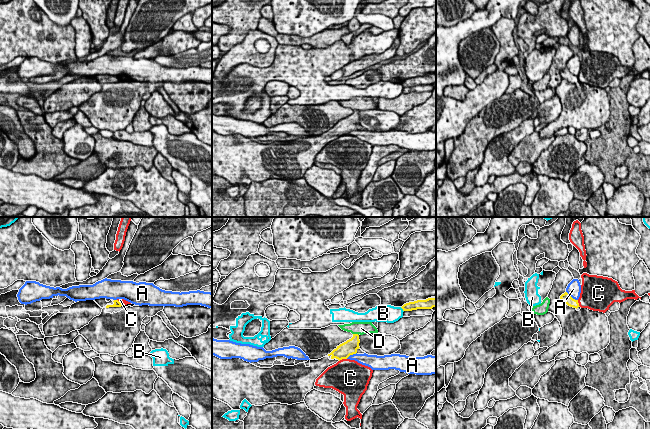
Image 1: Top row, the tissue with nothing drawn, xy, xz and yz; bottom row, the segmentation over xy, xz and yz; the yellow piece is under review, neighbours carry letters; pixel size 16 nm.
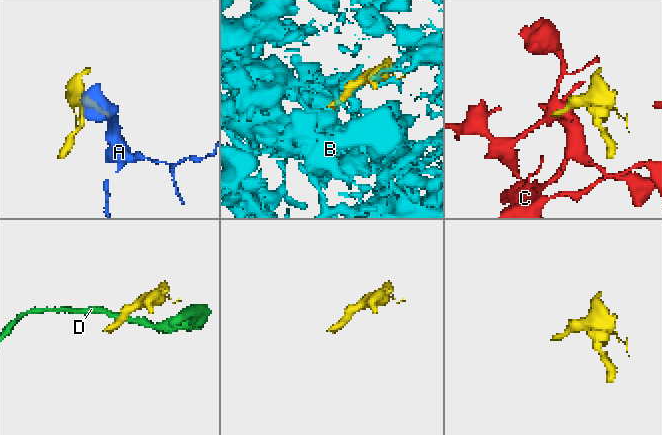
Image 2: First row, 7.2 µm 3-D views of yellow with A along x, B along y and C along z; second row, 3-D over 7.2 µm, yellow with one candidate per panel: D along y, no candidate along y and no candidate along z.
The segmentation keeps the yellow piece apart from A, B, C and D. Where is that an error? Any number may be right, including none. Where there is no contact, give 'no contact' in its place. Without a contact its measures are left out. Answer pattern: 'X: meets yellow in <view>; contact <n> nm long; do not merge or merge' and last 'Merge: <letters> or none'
A: meets yellow in yz; contact 240 nm long; do not merge
B: meets yellow in xz; contact 100 nm long; do not merge
C: meets yellow in xz; contact 140 nm long; do not merge
D: meets yellow in xz; contact 100 nm long; do not merge
Merge: none

